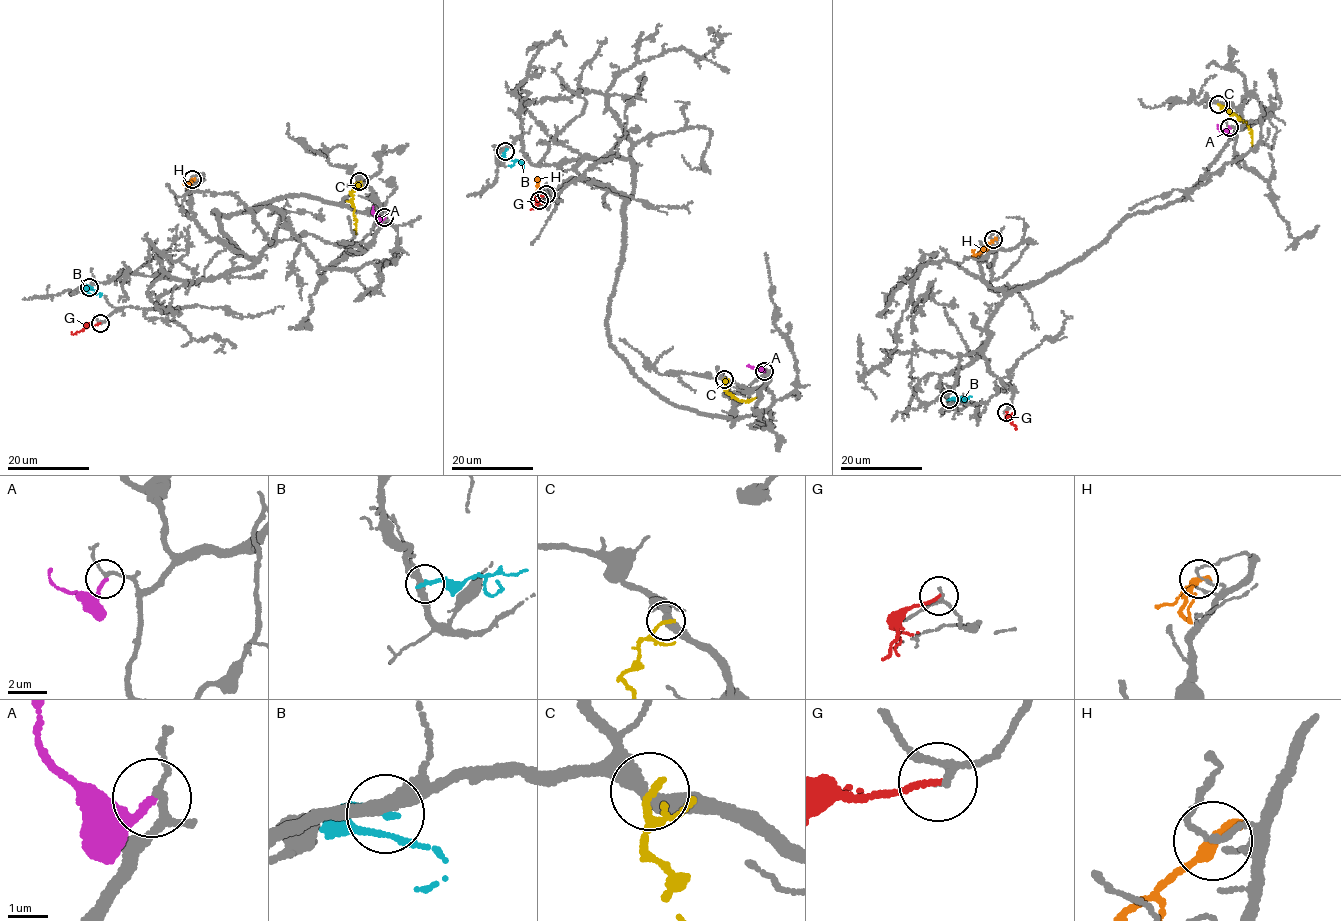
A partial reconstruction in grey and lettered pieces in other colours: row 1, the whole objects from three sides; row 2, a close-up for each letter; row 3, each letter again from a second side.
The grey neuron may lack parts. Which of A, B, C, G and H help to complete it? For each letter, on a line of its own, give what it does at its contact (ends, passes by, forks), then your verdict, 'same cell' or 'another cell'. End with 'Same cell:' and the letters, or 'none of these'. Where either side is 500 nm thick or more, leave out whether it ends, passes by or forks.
A: it ends there; same cell
B: it ends there; another cell
C: it ends there; another cell
G: it ends there; another cell
H: it ends there; another cell
Same cell: A

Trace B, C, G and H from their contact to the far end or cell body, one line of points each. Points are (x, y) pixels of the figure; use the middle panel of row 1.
B: (505, 151), (505, 160), (516, 159), (508, 166)
C: (724, 379), (726, 391), (741, 401), (756, 398)
G: (546, 194), (538, 198), (531, 210)
H: (539, 200), (538, 180), (534, 178)

